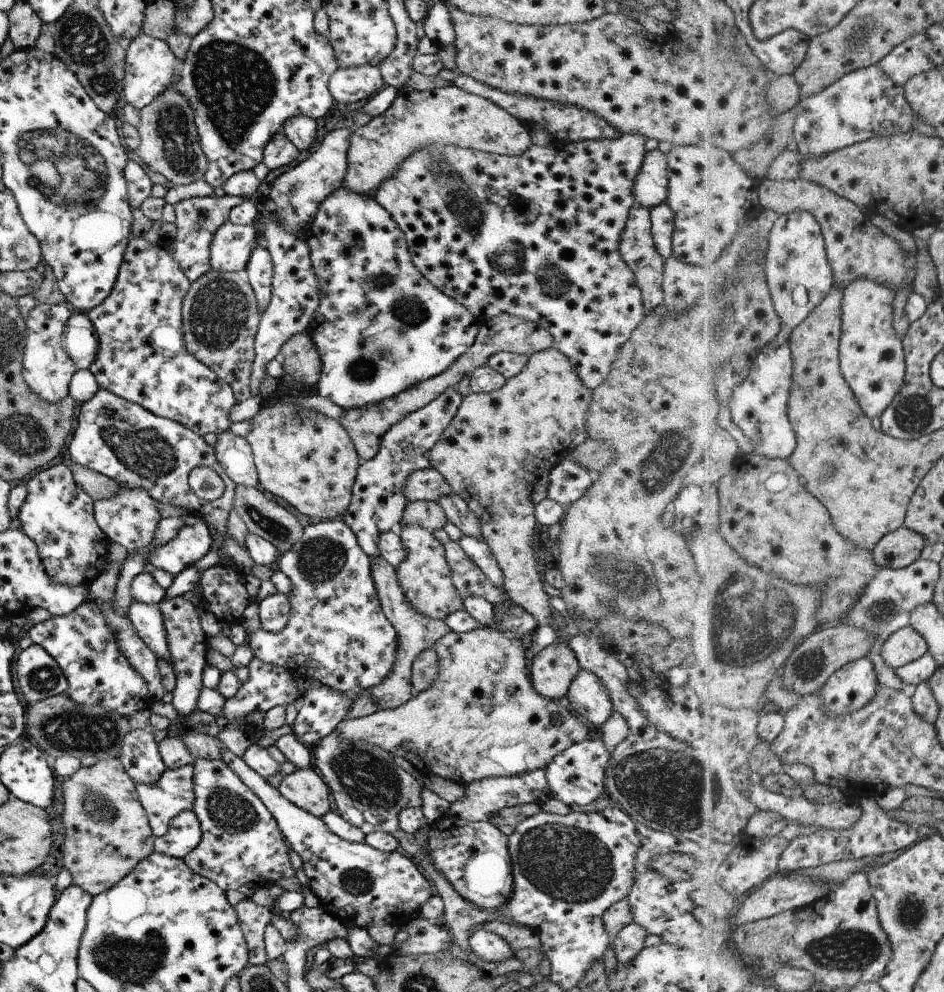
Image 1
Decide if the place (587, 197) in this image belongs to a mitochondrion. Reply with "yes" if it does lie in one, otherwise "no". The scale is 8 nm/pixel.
no

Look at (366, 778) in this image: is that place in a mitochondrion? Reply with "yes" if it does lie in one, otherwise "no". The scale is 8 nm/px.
yes

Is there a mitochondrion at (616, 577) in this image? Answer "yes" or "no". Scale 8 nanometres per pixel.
yes

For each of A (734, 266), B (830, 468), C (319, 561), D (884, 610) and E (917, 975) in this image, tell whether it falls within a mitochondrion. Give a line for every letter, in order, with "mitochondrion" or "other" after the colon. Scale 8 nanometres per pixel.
A: mitochondrion
B: mitochondrion
C: mitochondrion
D: mitochondrion
E: other

